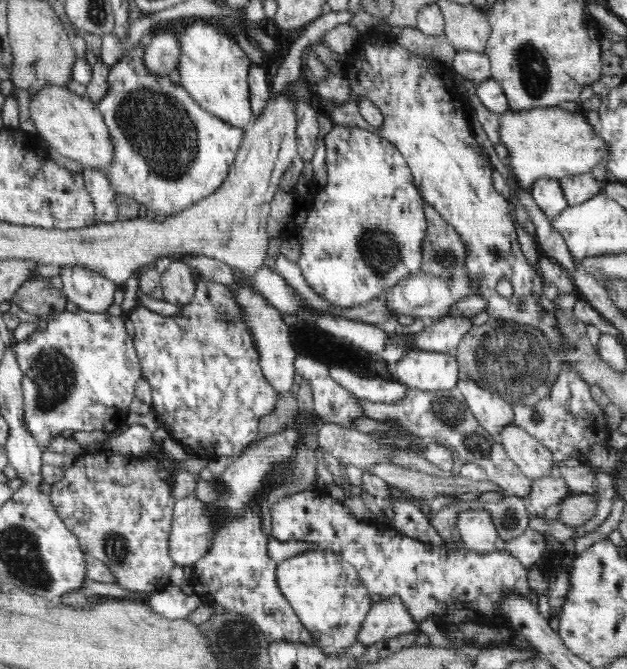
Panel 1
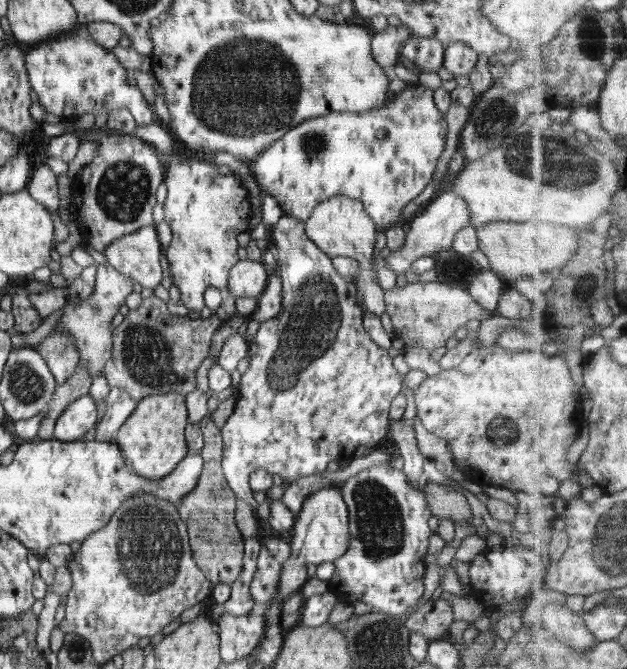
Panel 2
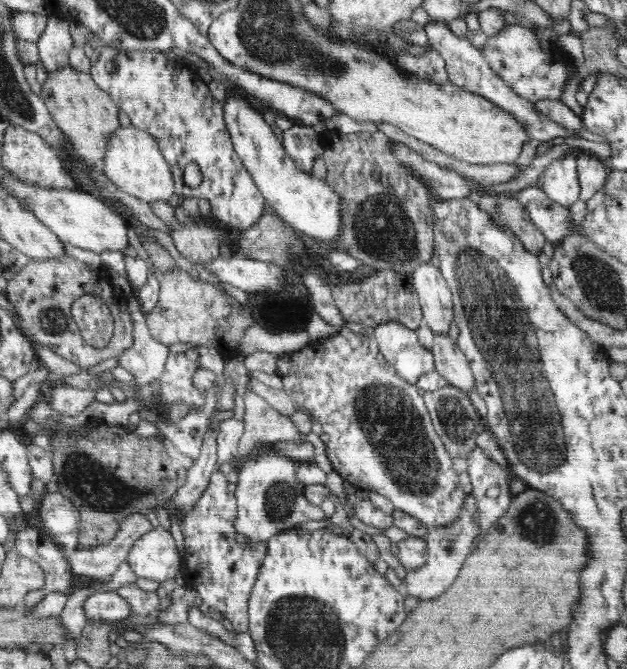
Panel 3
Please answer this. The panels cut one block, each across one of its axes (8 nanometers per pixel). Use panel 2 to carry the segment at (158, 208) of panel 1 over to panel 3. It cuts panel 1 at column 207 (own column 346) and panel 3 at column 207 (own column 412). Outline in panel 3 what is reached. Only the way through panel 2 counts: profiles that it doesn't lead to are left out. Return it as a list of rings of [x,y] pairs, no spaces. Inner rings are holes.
[[[104,46],[101,51],[98,60],[91,64],[90,76],[94,83],[112,98],[115,106],[128,114],[132,126],[145,130],[154,137],[163,158],[170,166],[172,179],[174,179],[174,193],[182,194],[185,198],[206,198],[211,206],[210,217],[215,218],[216,221],[220,220],[224,226],[240,230],[254,226],[266,208],[265,198],[234,150],[230,131],[226,128],[226,121],[224,121],[222,102],[215,100],[207,84],[200,80],[197,72],[166,58],[164,52],[160,51],[130,51],[109,46]],[[191,162],[197,164],[202,173],[201,183],[196,189],[186,185],[183,179],[186,165]]]

